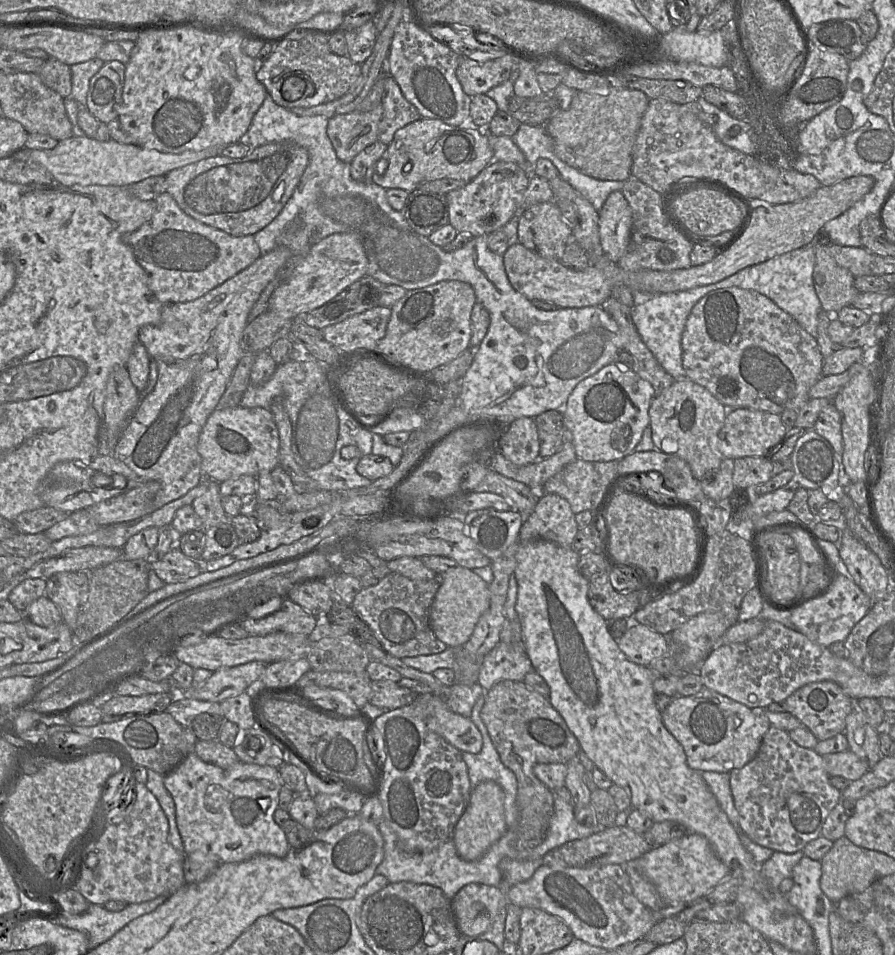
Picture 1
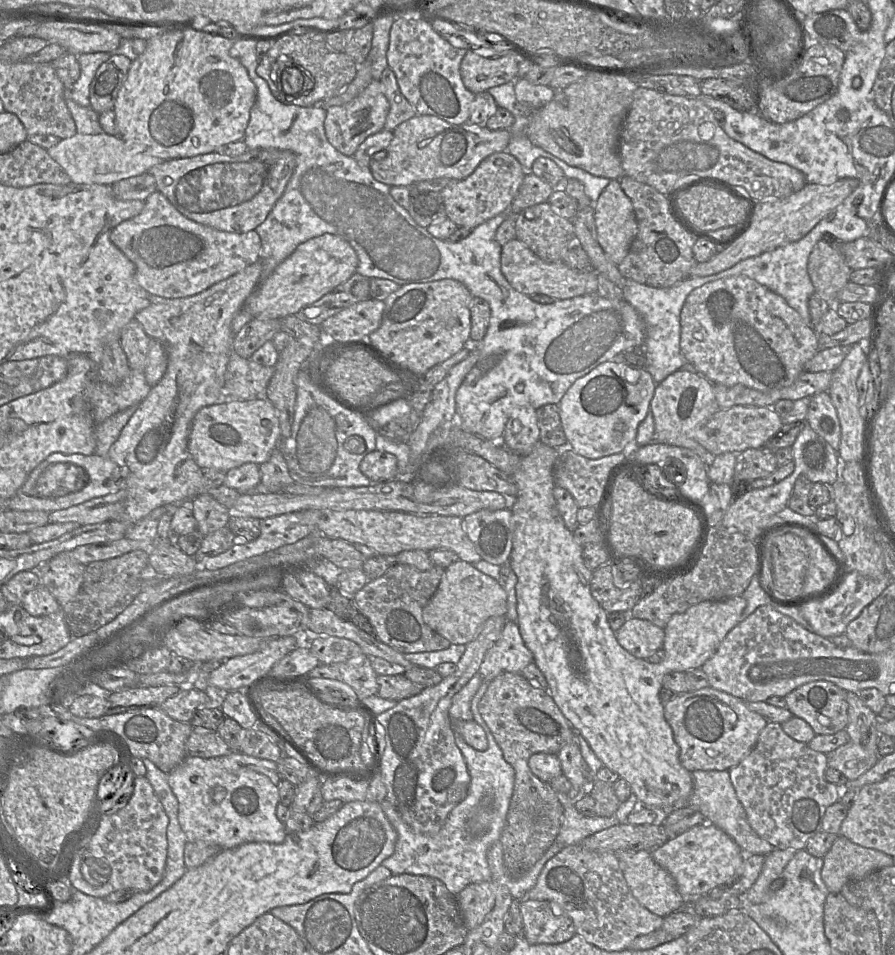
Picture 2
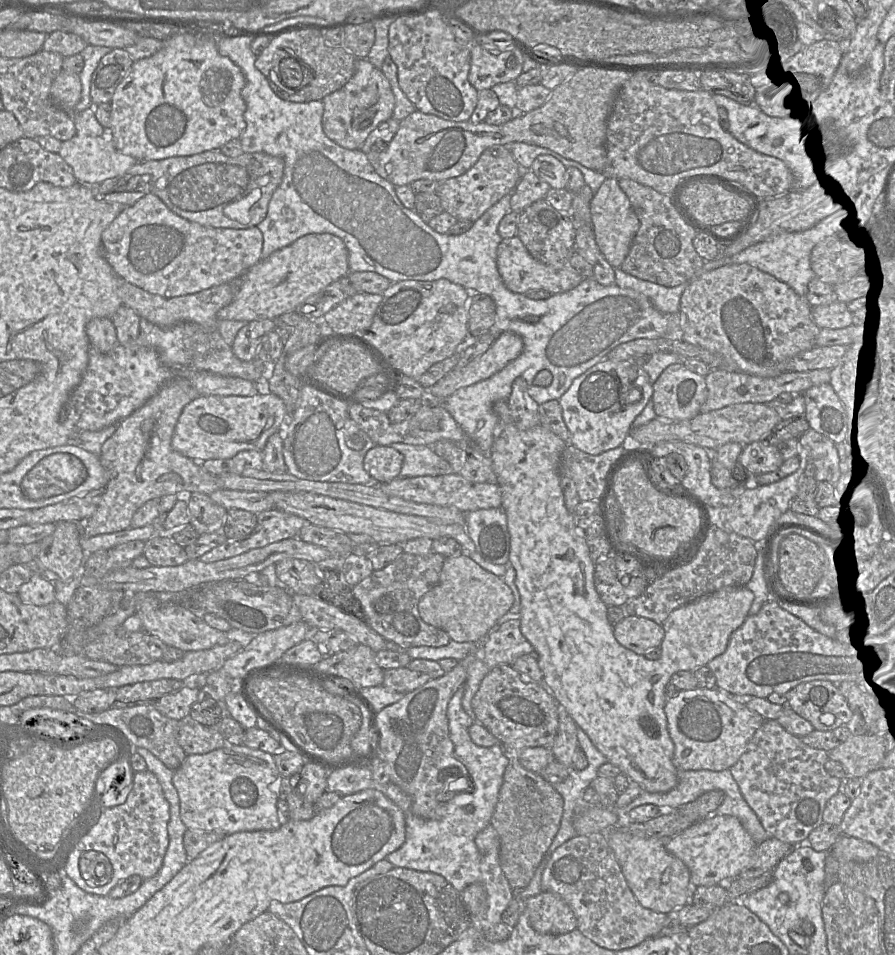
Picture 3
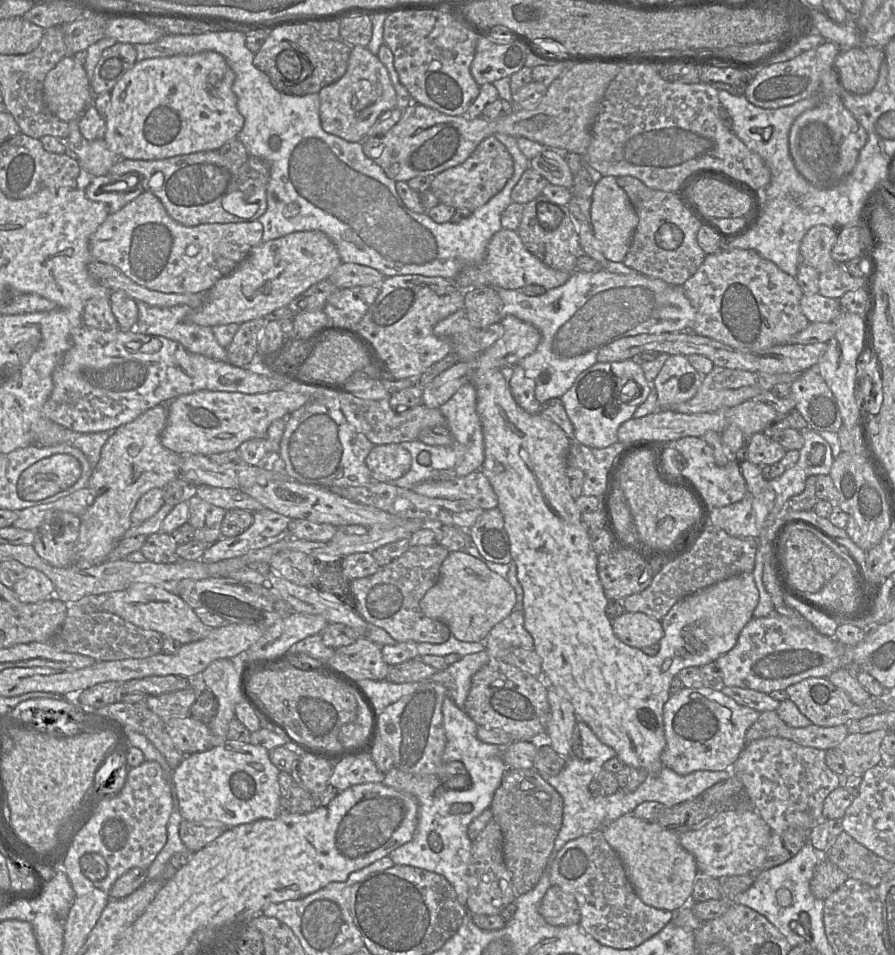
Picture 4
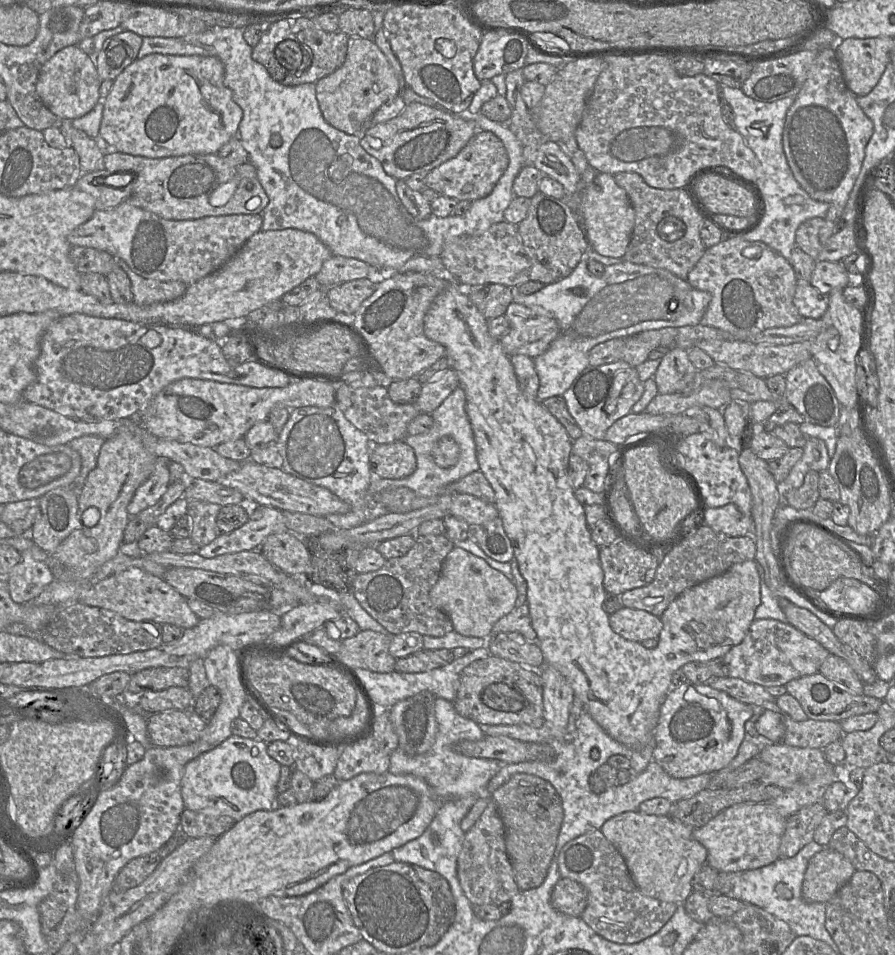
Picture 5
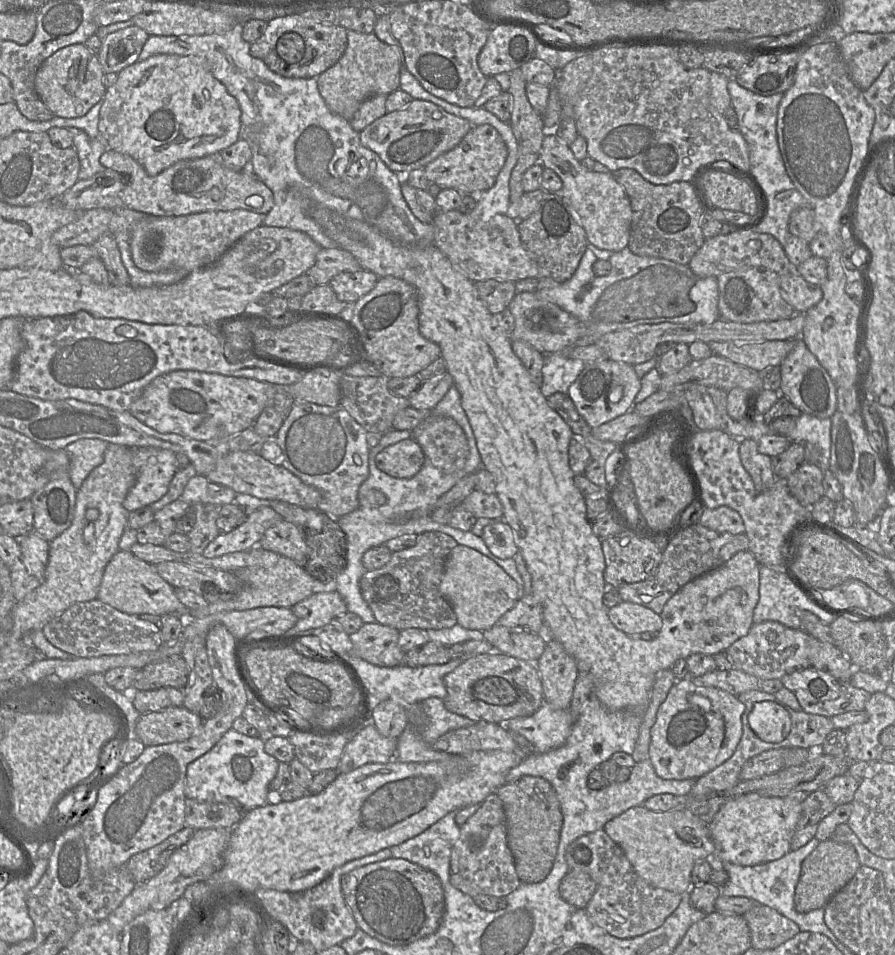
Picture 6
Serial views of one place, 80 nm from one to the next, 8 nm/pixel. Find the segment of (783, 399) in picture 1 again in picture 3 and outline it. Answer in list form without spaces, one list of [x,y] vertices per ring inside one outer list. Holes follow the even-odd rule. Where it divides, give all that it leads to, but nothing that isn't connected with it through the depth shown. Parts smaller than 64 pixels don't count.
[[[746,263],[723,265],[703,272],[699,276],[696,276],[694,279],[690,280],[687,288],[681,295],[679,313],[682,339],[688,343],[705,348],[722,357],[724,360],[724,367],[718,369],[740,371],[759,377],[774,377],[784,373],[786,363],[790,359],[815,346],[815,338],[820,330],[811,320],[811,306],[808,304],[805,296],[799,296],[786,283]]]

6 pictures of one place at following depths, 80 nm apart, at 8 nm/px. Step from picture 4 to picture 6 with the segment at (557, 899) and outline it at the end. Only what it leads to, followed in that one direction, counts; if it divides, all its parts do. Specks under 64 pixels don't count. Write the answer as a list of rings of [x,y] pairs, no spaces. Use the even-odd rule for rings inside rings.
[[[570,870],[561,880],[562,899],[580,909],[585,909],[596,891],[595,881],[586,873]]]

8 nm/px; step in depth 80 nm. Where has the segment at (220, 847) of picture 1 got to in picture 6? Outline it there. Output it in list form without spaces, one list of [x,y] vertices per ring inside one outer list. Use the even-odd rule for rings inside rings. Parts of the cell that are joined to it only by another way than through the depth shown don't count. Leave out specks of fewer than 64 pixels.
[[[231,728],[211,750],[188,764],[184,795],[199,802],[233,804],[242,818],[250,810],[269,804],[269,784],[277,774],[279,763],[265,752],[261,738],[248,737]]]

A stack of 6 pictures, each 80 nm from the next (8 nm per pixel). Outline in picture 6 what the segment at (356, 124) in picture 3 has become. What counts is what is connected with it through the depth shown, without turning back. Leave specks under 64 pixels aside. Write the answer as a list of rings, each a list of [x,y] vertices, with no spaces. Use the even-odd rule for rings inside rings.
[[[347,32],[347,47],[339,61],[317,77],[318,89],[329,110],[350,121],[360,105],[376,94],[389,95],[400,88],[400,59],[394,48],[381,41],[375,33]]]

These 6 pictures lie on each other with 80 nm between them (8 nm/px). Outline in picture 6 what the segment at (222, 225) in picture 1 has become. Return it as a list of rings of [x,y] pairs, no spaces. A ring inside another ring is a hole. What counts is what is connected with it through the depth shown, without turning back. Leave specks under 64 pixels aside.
[[[107,149],[101,155],[100,163],[120,175],[114,177],[113,181],[123,184],[123,205],[150,216],[176,217],[235,209],[246,209],[266,215],[274,206],[272,191],[250,170],[231,170],[217,155],[178,161],[155,176],[147,174],[144,167],[131,156],[113,150]]]

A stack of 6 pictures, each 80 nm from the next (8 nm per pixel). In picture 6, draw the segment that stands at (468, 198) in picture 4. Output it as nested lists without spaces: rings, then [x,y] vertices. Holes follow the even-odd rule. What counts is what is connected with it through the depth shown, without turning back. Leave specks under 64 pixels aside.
[[[482,124],[473,126],[457,146],[428,163],[423,171],[431,182],[442,189],[451,188],[462,195],[470,195],[488,190],[495,184],[507,155],[507,147],[501,135],[491,125]]]

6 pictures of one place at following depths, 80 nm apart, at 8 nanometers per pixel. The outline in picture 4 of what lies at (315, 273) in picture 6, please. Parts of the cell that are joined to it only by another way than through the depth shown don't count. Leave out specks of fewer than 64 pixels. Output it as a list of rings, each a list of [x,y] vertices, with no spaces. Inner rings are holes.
[[[342,262],[328,277],[328,280],[339,288],[354,286],[378,286],[385,276],[369,266]]]

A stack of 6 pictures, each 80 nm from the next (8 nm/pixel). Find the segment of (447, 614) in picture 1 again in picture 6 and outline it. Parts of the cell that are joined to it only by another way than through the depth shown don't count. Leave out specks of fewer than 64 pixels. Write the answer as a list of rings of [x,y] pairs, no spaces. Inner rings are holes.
[[[457,544],[446,557],[439,590],[452,605],[457,624],[482,632],[495,625],[519,599],[517,584],[498,564],[461,544]]]

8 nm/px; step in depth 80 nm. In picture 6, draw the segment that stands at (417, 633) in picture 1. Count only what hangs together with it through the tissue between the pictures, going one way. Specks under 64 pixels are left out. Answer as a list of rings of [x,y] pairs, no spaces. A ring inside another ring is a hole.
[[[425,531],[418,535],[417,541],[415,545],[412,547],[393,552],[391,555],[390,560],[381,568],[373,569],[373,570],[366,570],[362,577],[360,578],[360,591],[364,598],[364,600],[367,602],[368,606],[373,612],[373,615],[376,618],[376,621],[391,626],[397,630],[404,630],[408,628],[420,628],[424,630],[430,630],[430,629],[443,629],[443,628],[450,628],[457,624],[457,617],[453,610],[452,605],[450,602],[441,594],[439,590],[440,582],[441,582],[441,576],[444,569],[444,563],[446,560],[446,557],[450,553],[450,551],[457,545],[458,543],[448,534],[440,532],[440,531]]]

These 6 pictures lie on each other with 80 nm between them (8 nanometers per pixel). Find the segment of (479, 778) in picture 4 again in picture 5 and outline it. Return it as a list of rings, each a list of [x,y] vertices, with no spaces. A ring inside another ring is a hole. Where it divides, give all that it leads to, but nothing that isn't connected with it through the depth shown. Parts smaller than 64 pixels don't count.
[[[436,698],[434,710],[438,730],[432,748],[424,754],[410,756],[398,747],[390,755],[388,771],[395,775],[414,775],[424,780],[439,800],[439,809],[421,836],[391,852],[397,862],[415,864],[435,871],[448,882],[451,877],[453,884],[455,880],[460,893],[465,894],[457,875],[457,859],[465,836],[460,824],[478,799],[491,797],[487,785],[501,769],[503,763],[498,760],[467,757],[455,752],[454,745],[462,740],[478,741],[482,739],[485,736],[482,728],[474,721],[458,714],[453,703],[444,698]],[[432,835],[438,836],[438,844],[433,843]]]

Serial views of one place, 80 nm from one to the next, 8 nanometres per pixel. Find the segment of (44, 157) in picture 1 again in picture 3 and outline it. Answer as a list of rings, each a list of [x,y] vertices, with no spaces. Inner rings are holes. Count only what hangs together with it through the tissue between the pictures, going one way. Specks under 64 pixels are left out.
[[[76,134],[61,143],[58,154],[72,168],[77,183],[91,187],[125,175],[137,162],[120,153],[107,134],[100,137]]]

